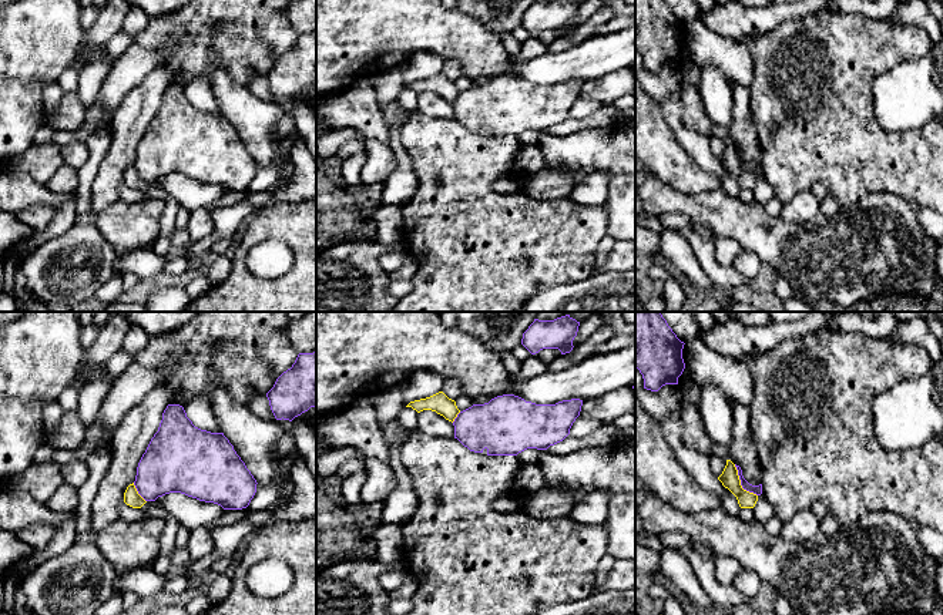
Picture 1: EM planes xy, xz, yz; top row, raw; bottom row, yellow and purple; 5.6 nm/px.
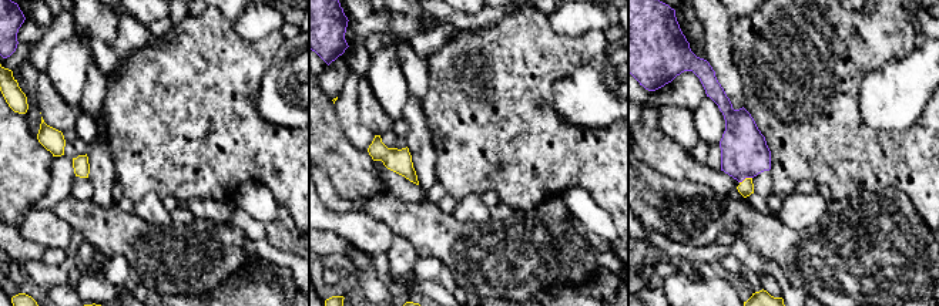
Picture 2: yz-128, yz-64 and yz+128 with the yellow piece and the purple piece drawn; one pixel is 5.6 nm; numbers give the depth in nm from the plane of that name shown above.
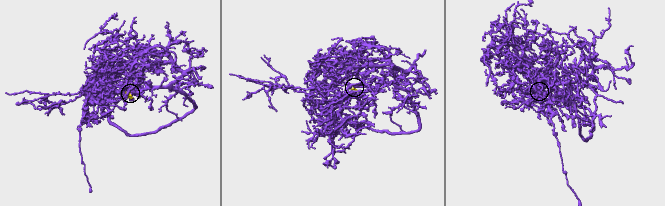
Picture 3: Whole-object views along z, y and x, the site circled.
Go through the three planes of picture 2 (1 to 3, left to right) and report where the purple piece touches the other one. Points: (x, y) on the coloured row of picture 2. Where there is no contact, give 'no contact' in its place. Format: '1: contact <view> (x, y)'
1: no contact
2: no contact
3: contact yz+128 (745, 178)

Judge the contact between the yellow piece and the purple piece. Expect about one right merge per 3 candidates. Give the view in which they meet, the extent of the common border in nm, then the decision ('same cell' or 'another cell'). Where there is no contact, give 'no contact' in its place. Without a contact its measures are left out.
yz | 220 nm | another cell

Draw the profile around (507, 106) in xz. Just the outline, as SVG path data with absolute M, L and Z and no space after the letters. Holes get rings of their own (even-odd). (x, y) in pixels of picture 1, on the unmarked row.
M514 75L497 77L460 93L453 102L454 120L474 134L486 130L487 137L547 131L570 115L581 87L580 80L536 85Z

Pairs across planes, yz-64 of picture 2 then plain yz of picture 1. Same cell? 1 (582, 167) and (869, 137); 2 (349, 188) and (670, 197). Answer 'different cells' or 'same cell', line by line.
1: same cell
2: different cells

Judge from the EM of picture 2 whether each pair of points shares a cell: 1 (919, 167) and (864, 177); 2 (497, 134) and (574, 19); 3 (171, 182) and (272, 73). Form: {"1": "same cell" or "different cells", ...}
{"1": "same cell", "2": "different cells", "3": "different cells"}

